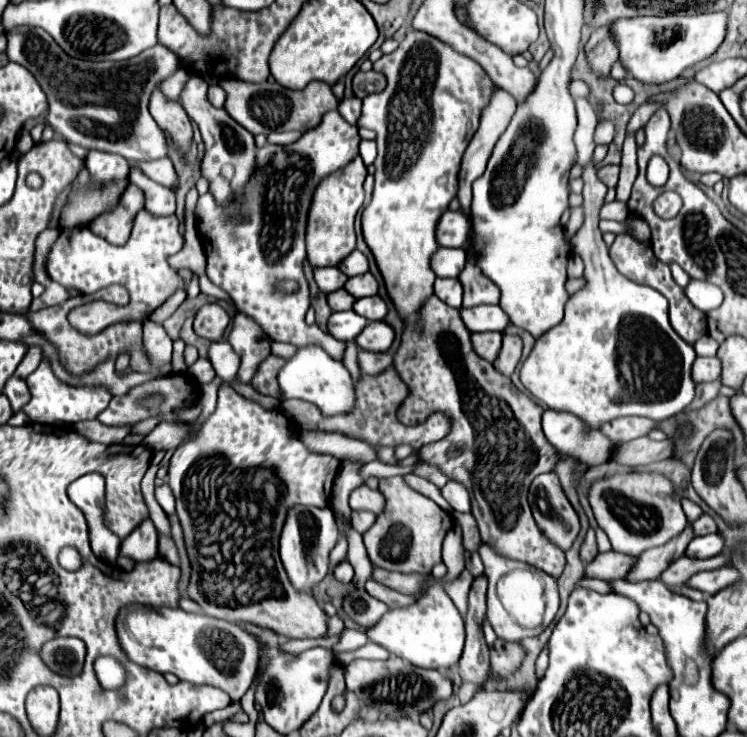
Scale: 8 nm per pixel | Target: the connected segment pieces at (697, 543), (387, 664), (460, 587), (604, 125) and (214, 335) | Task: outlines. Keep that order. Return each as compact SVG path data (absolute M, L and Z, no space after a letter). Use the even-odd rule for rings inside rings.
M718 533L694 537L686 549L688 557L714 557L724 551L724 537Z
M390 655L386 661L356 659L344 667L344 679L346 687L356 693L364 705L376 707L386 717L418 717L452 695L452 681L444 673L438 669L414 667L396 655Z
M464 569L464 571L458 575L458 579L442 583L444 591L446 591L446 593L448 593L448 597L454 601L454 605L458 607L458 611L460 611L462 615L466 613L466 597L468 597L468 591L470 591L472 581L474 581L472 573Z
M600 121L598 127L596 127L596 133L594 133L594 141L596 143L612 143L614 139L614 123L612 121Z
M210 303L196 313L194 331L210 341L220 341L228 323L230 323L230 315L226 313L226 309L220 307L218 303Z

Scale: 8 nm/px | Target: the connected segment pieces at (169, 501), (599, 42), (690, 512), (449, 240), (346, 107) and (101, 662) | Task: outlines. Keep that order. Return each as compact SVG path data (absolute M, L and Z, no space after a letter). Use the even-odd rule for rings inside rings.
M168 483L156 487L156 499L158 499L160 507L162 507L168 515L174 513L174 505L176 505L176 503L174 503L174 495L172 495L172 489L168 487Z
M598 27L588 43L586 43L586 57L592 69L600 75L608 75L610 67L618 59L618 43L610 31L610 27Z
M682 499L682 509L684 509L684 513L686 513L686 517L688 517L688 521L690 521L690 523L692 523L692 521L696 521L696 519L698 519L698 515L702 513L700 505L698 505L698 503L694 503L694 501L690 501L690 499Z
M446 211L436 227L436 239L442 247L466 247L470 239L470 217L462 211Z
M358 97L342 99L342 103L338 105L338 113L340 113L350 125L356 125L358 119L360 119L360 107L362 107L362 101L360 101Z
M98 657L94 671L102 689L120 689L126 683L126 669L114 657Z

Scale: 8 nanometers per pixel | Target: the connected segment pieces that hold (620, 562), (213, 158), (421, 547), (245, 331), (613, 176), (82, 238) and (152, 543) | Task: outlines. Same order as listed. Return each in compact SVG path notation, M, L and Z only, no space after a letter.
M608 551L608 553L598 553L592 563L586 565L586 577L598 577L604 581L620 579L628 575L628 569L632 569L632 561L636 563L636 557L618 553L618 551Z
M190 77L186 81L178 103L184 107L186 115L196 121L202 133L206 145L206 155L202 159L202 175L210 181L210 191L216 201L226 203L232 195L240 195L254 169L256 147L252 133L244 131L244 127L240 127L224 109L216 109L212 107L212 103L208 103L208 83L204 83L202 77Z
M402 477L380 479L380 493L386 499L386 507L378 515L376 523L364 533L368 557L374 567L398 573L428 575L432 567L442 561L442 539L444 531L448 531L448 513L442 511L432 499L408 487Z
M244 313L234 315L234 327L228 341L234 347L234 351L242 357L236 375L240 383L248 383L260 361L270 355L270 343L266 339L260 339L260 333L260 327L250 317L246 317Z
M606 165L606 167L600 167L600 169L598 169L598 177L600 177L608 187L616 187L616 183L618 183L618 173L620 173L620 167L616 167L616 165Z
M140 209L136 213L130 239L120 247L94 235L88 225L60 229L60 235L48 253L46 271L52 281L78 289L82 295L96 293L110 285L122 285L132 303L132 307L126 307L126 313L122 313L122 321L144 321L178 289L186 291L186 281L168 263L168 257L176 255L182 247L184 237L180 235L180 221L176 215L160 217Z
M144 519L120 545L120 555L134 561L150 561L158 557L158 531L152 519Z

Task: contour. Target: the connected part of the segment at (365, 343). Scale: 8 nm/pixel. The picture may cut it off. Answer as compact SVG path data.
M376 321L370 323L358 337L356 343L366 349L366 351L388 351L390 345L394 341L394 329L384 323L384 321Z

